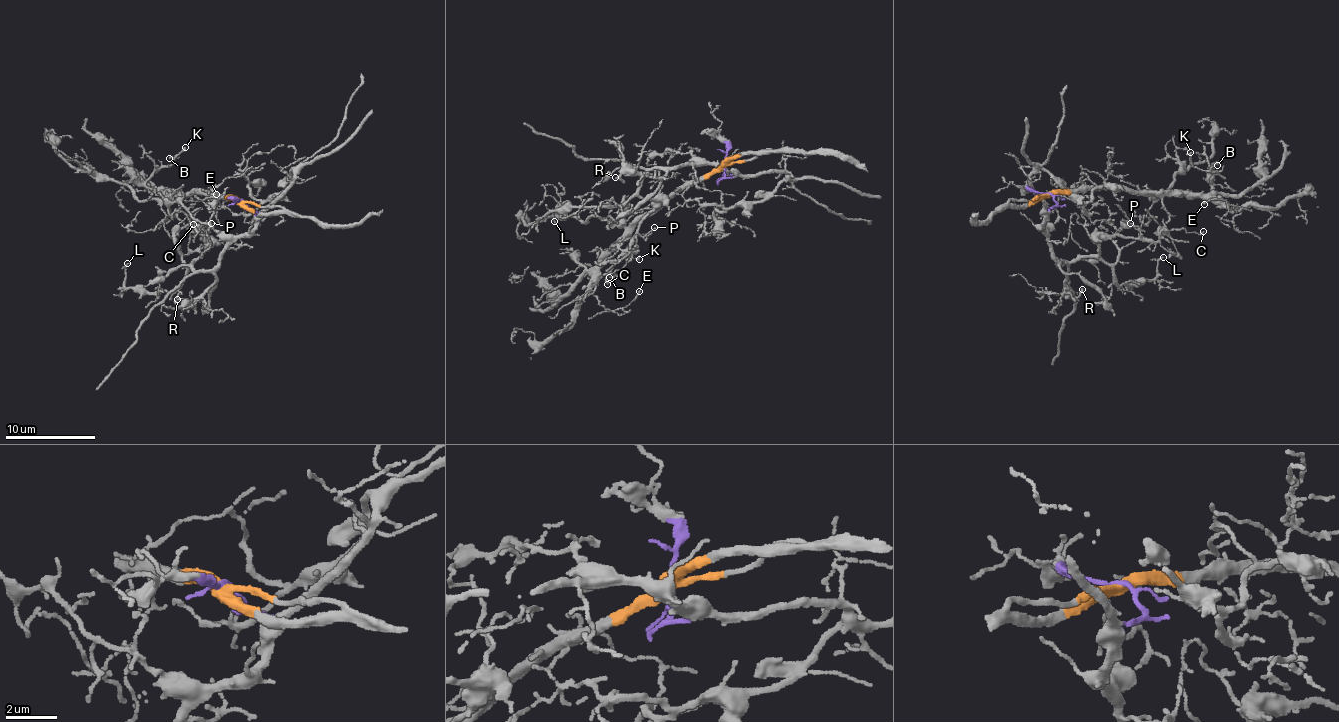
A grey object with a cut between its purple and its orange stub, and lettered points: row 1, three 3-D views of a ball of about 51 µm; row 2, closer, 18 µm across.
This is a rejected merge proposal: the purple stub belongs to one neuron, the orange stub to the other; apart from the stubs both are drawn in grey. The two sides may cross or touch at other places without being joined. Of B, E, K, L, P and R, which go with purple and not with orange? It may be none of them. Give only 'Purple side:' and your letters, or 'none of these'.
Purple side: L, P, R

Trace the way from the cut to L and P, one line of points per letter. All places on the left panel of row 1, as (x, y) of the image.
L: (240, 201), (255, 214), (253, 228), (212, 269), (197, 272), (193, 264), (172, 292), (124, 285), (128, 264)
P: (240, 201), (255, 214), (253, 228), (240, 235), (212, 269), (197, 272), (192, 265), (212, 224)

